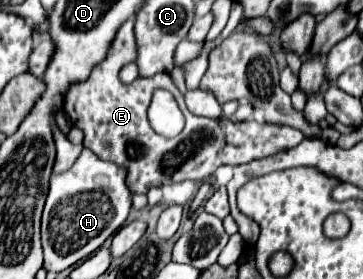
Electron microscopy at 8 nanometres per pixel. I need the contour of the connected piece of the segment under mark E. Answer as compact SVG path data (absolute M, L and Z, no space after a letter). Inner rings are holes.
M133 18L127 20L115 34L107 56L93 66L91 76L87 80L75 82L71 84L71 88L65 94L65 112L69 116L69 120L73 122L73 126L81 128L85 132L85 140L83 146L91 148L97 156L101 156L103 160L115 162L117 166L127 170L127 186L131 192L135 194L145 194L151 186L163 186L163 184L175 184L175 182L183 182L185 178L189 180L205 180L209 178L219 166L223 164L245 164L251 162L255 158L263 158L269 154L275 154L283 148L293 148L295 144L299 144L299 140L303 140L303 134L291 126L283 126L283 124L267 124L267 122L231 122L229 118L221 116L221 118L205 118L205 116L195 116L187 110L183 94L179 92L179 88L173 84L171 76L167 72L163 74L155 74L151 78L139 78L135 82L131 82L129 86L119 82L119 70L122 63L130 63L132 59L137 57L136 44L133 28ZM155 88L167 88L171 90L171 94L177 98L181 112L185 114L185 130L181 130L181 134L177 134L175 138L165 138L159 136L149 120L147 120L147 108L151 102L151 94Z

